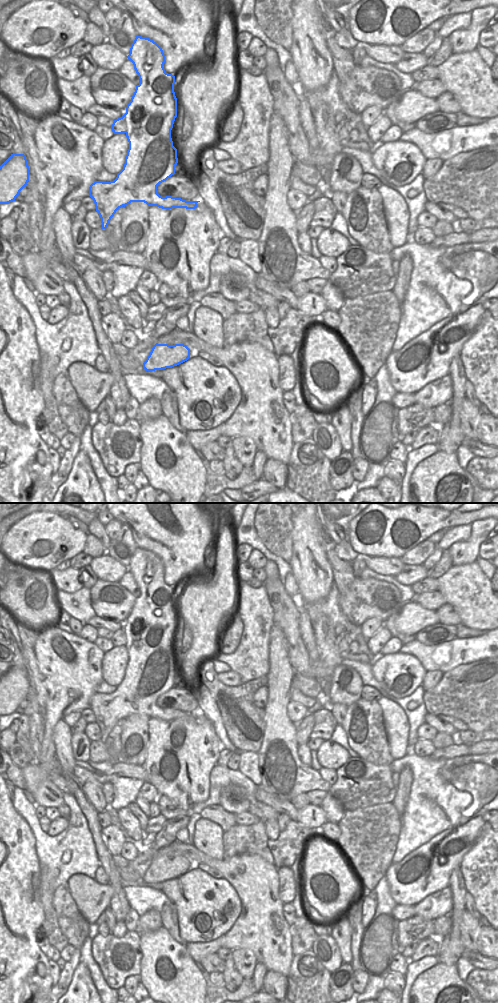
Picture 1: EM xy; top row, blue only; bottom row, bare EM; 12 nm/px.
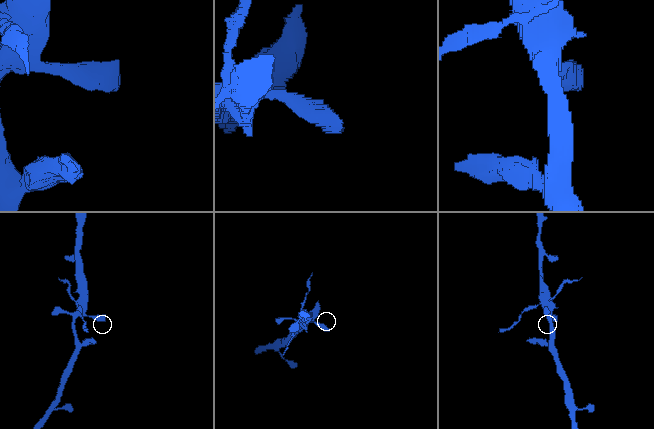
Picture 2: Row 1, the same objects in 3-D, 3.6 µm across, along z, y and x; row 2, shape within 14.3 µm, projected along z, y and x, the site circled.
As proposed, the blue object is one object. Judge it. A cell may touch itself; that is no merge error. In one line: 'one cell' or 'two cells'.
two cells

